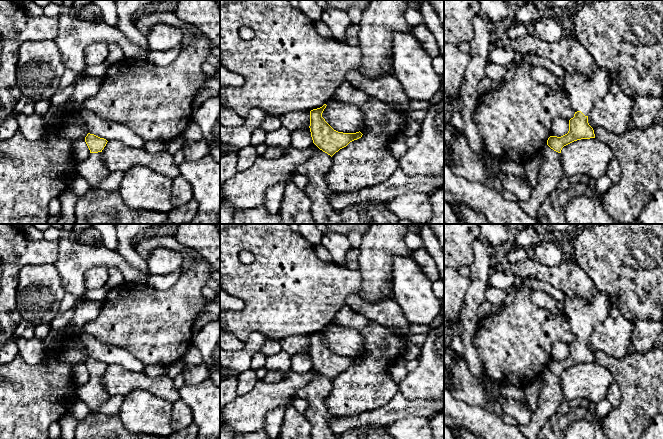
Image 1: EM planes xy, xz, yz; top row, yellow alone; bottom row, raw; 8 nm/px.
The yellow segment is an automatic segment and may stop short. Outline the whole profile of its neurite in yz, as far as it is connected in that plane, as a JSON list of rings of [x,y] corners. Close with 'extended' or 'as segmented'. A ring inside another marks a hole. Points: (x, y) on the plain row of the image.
[[[598,289],[593,292],[591,302],[578,297],[567,297],[564,312],[575,335],[569,344],[567,358],[550,360],[541,374],[543,385],[538,397],[537,410],[530,416],[530,423],[519,426],[527,439],[537,439],[539,432],[564,400],[561,374],[564,370],[581,363],[595,362],[594,354],[588,347],[588,340],[594,327],[604,321],[609,313],[609,299]]]; extended

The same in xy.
[[[88,357],[85,366],[91,378],[85,385],[77,386],[76,393],[78,398],[88,405],[91,412],[98,413],[99,407],[110,397],[102,379],[102,374],[108,365]]]; extended

